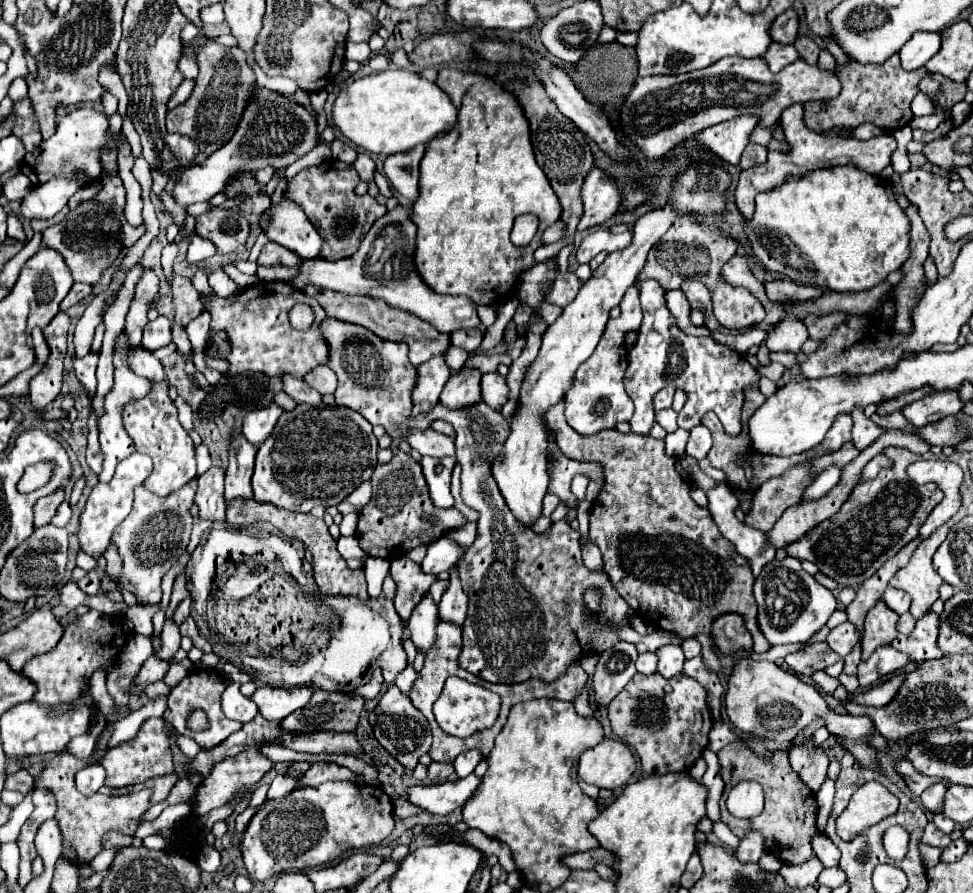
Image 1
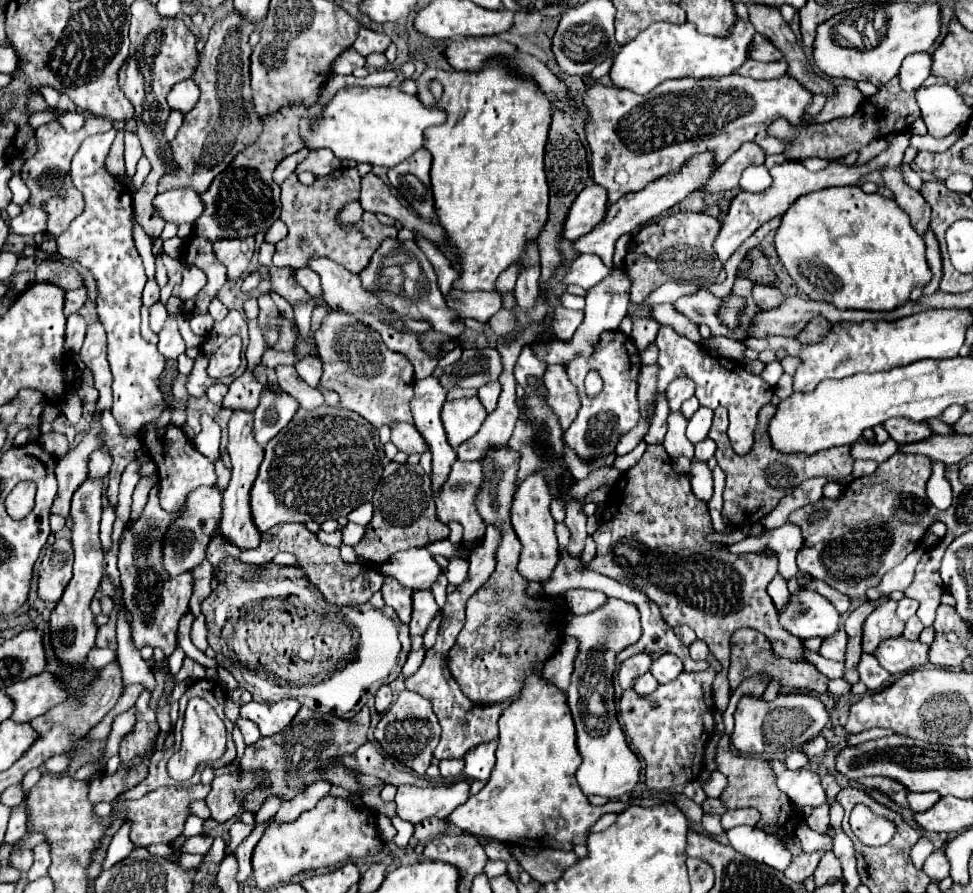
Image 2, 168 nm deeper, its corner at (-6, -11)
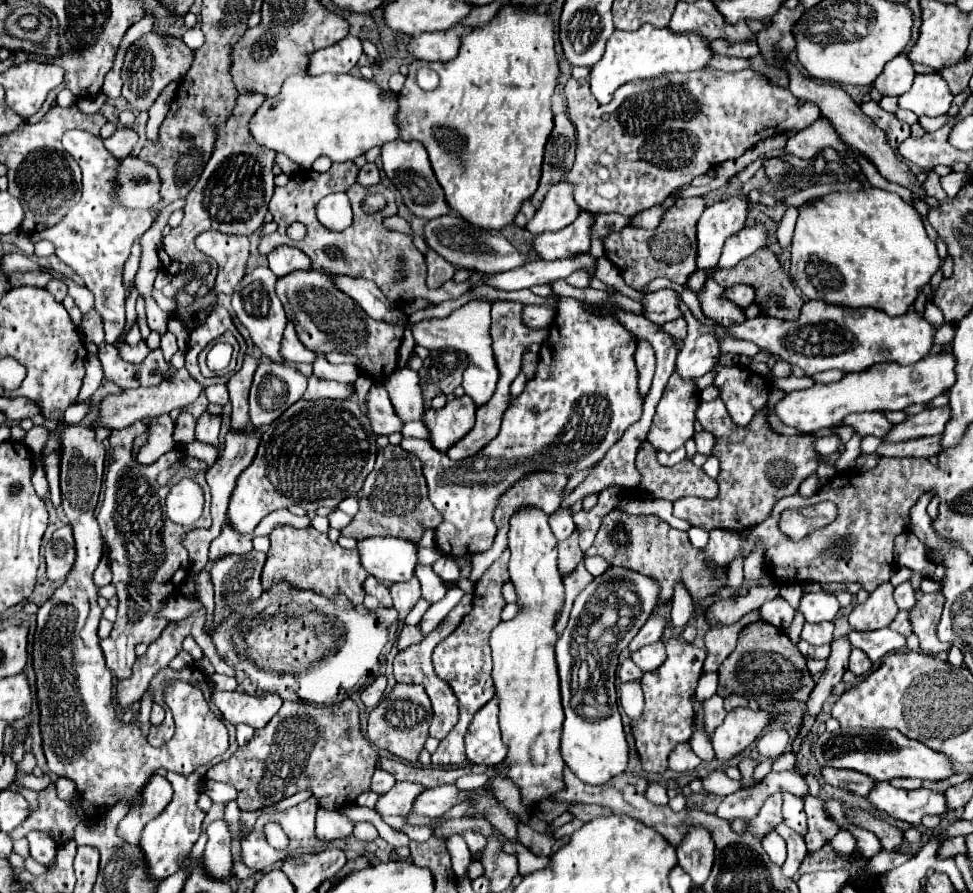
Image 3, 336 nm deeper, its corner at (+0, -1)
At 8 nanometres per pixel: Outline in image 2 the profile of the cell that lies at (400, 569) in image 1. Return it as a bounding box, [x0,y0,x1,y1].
[382,580,412,624]

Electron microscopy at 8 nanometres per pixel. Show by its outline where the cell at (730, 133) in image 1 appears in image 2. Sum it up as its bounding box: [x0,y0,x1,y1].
[574,152,712,266]

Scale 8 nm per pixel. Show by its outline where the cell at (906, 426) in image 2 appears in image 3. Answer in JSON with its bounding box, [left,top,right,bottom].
[844,412,894,438]

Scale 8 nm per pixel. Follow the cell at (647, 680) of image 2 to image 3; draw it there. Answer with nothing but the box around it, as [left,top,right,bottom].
[620,680,644,718]

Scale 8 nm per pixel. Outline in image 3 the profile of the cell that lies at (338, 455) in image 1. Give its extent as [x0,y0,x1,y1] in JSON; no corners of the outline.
[228,398,378,534]

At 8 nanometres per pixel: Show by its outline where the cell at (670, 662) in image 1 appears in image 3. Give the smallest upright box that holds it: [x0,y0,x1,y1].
[632,642,666,672]

